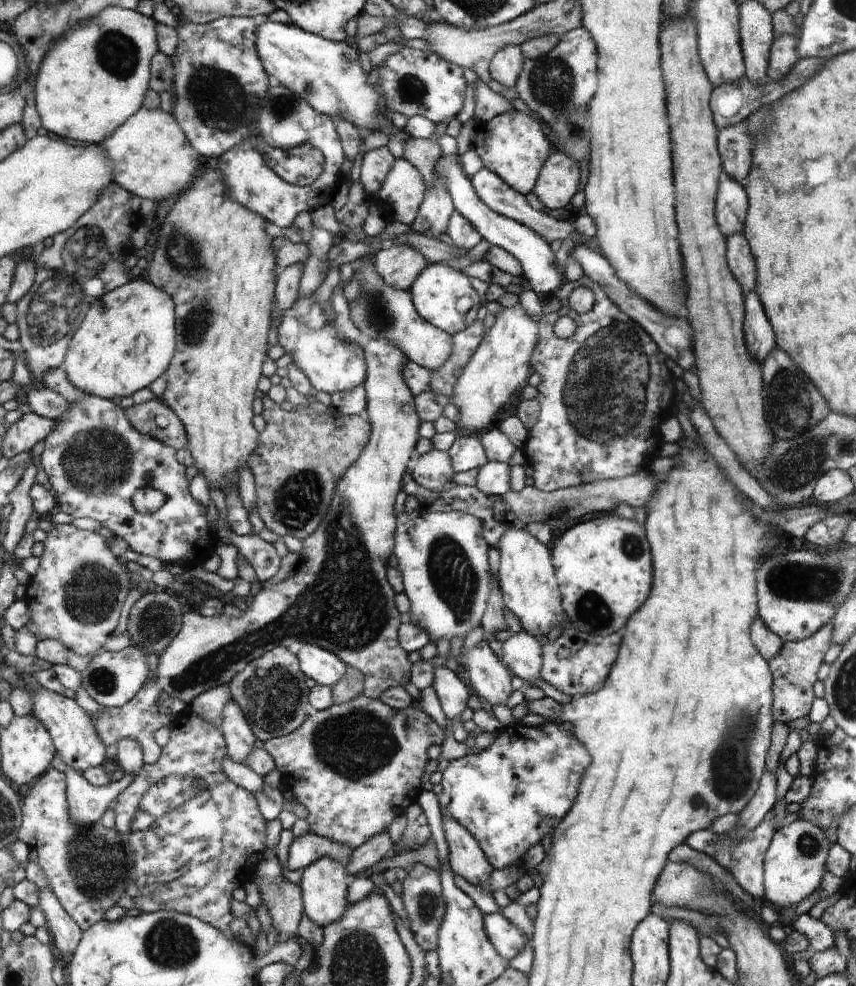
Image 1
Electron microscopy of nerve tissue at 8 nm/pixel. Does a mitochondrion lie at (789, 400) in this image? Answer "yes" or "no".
yes

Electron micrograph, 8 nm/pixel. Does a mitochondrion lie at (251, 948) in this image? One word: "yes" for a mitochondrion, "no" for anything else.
no

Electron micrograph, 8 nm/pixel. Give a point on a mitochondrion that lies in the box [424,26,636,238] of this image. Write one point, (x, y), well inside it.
(553, 84)

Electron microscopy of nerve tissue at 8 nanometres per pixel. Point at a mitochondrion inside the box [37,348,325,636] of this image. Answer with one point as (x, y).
(98, 459)

